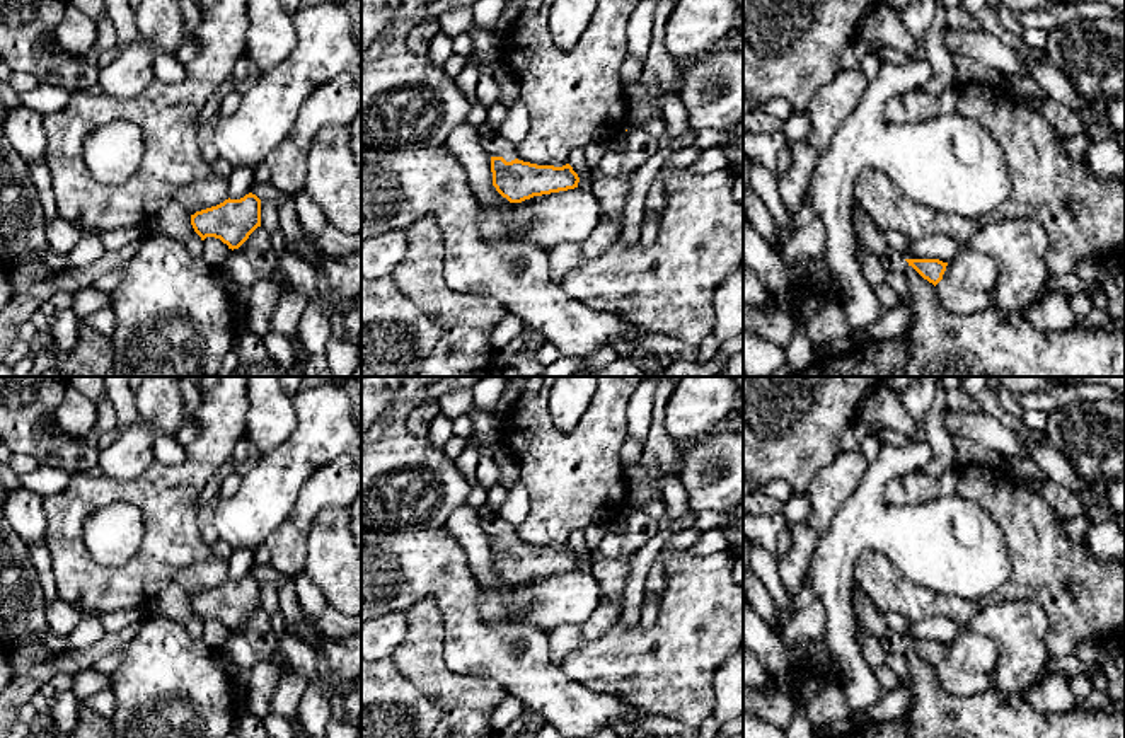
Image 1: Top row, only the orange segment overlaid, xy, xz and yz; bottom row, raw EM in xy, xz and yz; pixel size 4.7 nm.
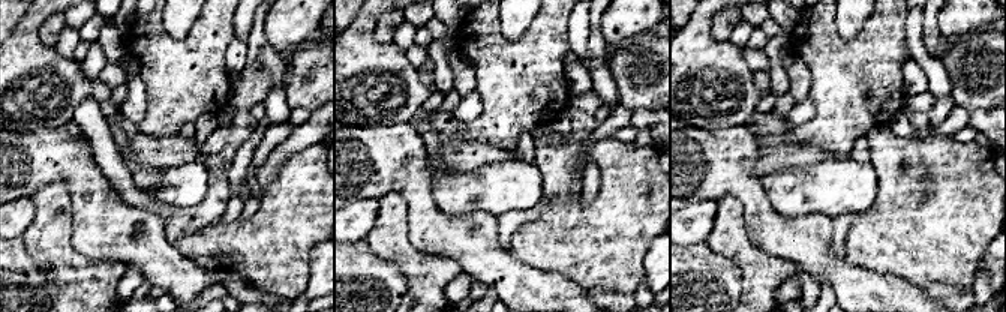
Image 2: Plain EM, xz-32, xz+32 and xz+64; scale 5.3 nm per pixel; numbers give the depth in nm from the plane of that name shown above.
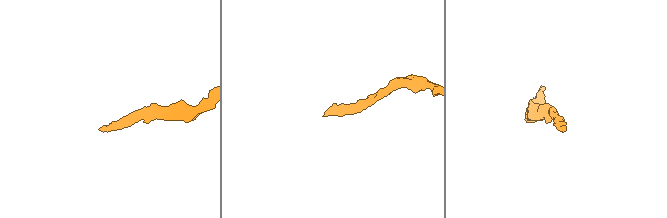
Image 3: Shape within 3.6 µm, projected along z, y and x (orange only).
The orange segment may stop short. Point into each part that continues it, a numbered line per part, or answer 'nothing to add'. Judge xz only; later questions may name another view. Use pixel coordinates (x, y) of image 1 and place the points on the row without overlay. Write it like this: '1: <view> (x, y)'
1: xz (493, 525)

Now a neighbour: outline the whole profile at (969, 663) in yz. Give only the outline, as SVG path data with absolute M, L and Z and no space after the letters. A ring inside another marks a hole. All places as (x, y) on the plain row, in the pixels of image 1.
M965 631L948 644L936 666L938 680L956 697L980 694L990 687L997 656L990 637Z

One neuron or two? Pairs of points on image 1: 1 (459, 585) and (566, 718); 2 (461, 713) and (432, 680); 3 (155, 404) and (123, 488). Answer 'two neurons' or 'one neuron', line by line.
1: one neuron
2: one neuron
3: two neurons

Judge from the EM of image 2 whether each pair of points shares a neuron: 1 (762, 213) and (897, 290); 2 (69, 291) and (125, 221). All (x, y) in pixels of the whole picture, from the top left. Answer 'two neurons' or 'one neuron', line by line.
1: one neuron
2: two neurons

